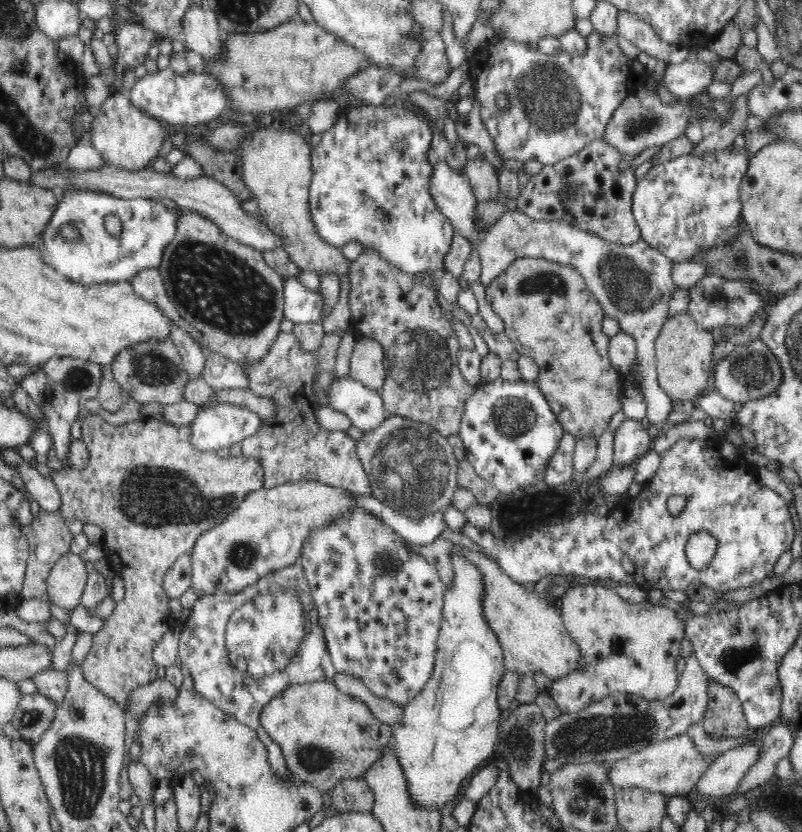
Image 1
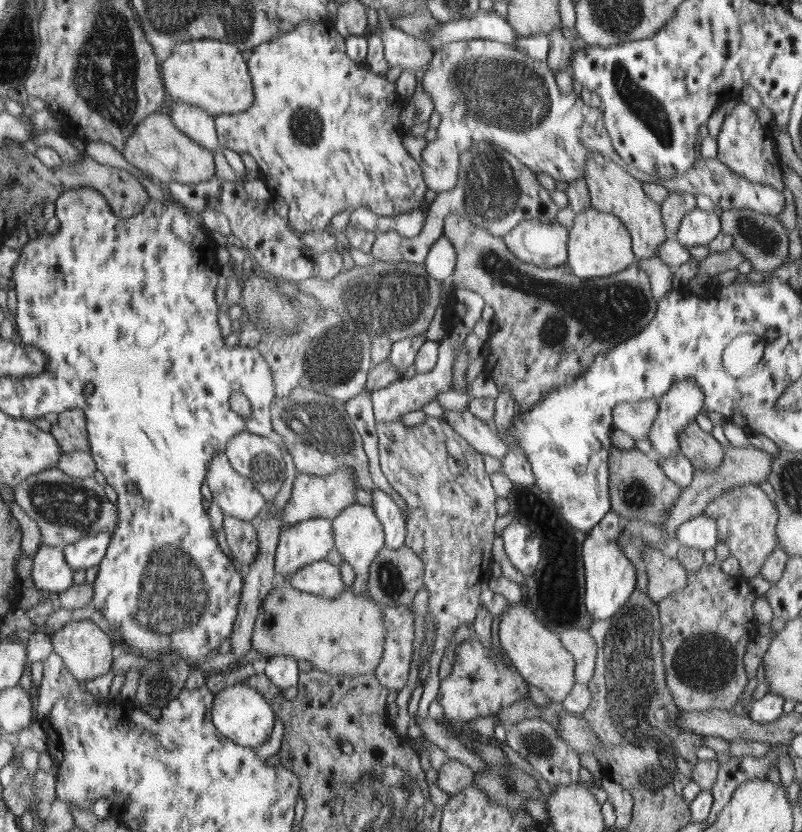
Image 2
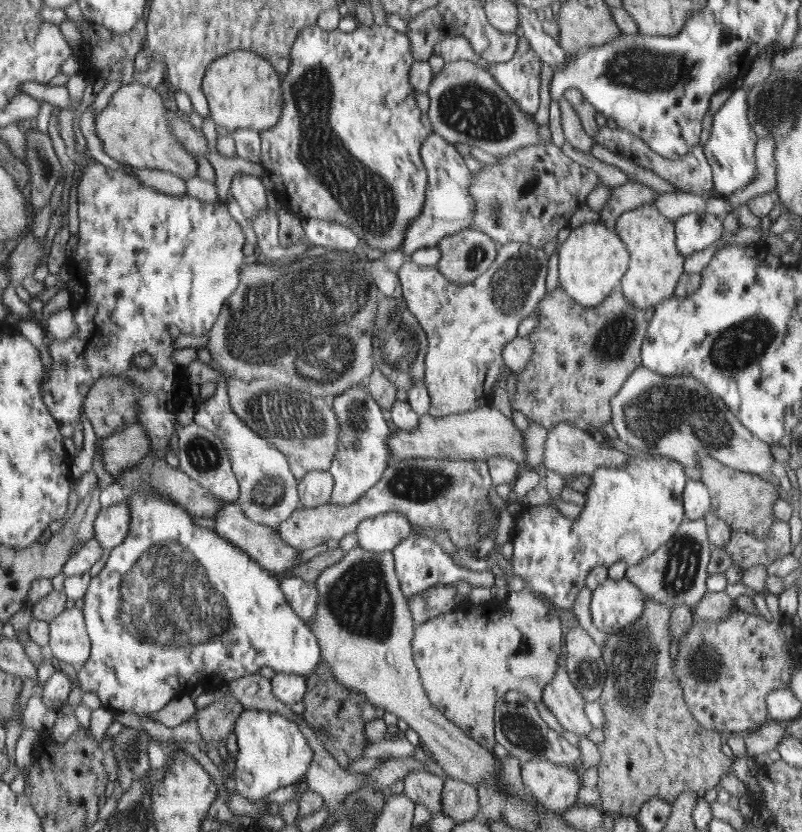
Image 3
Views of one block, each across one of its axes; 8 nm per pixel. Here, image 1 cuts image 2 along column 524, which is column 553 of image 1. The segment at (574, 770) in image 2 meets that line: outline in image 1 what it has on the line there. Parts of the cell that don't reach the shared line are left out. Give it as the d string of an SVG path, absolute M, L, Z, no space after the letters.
M693 652L685 659L686 665L682 676L679 677L676 690L664 700L646 700L632 694L614 692L606 698L602 697L598 702L592 702L590 706L578 712L561 714L553 721L545 725L545 756L554 758L560 765L580 764L580 762L606 762L628 758L631 754L641 752L644 748L657 744L659 741L669 740L672 736L678 736L688 730L690 724L702 723L702 716L708 706L708 676L700 666Z

